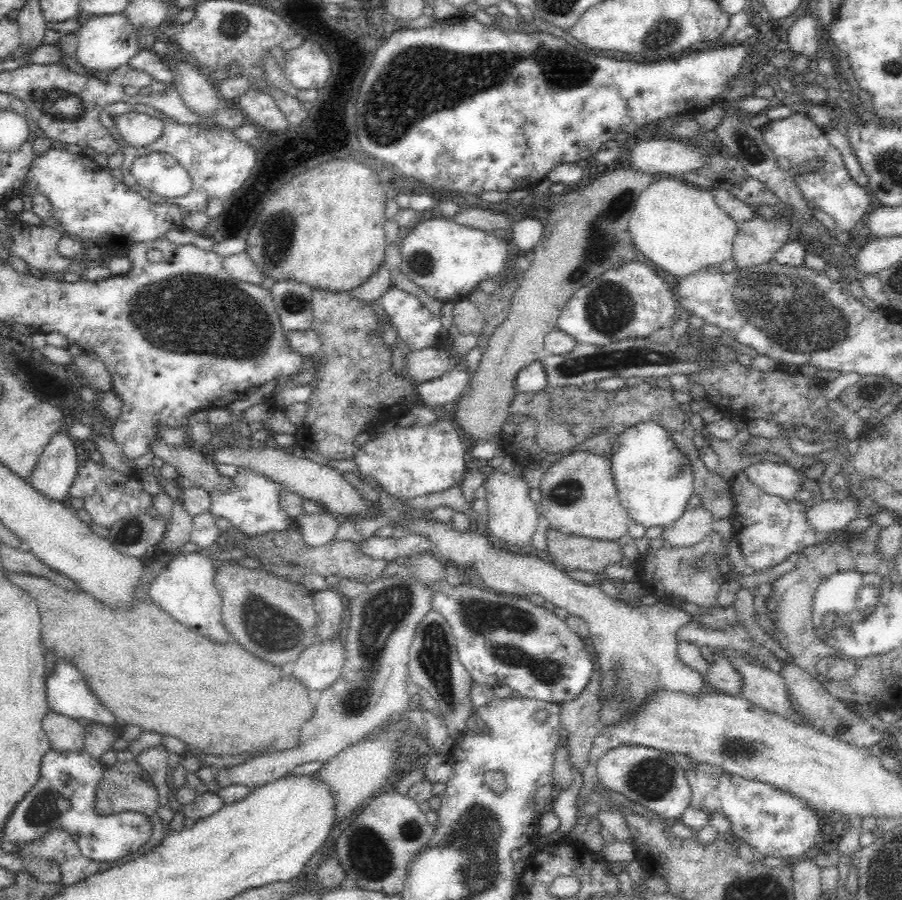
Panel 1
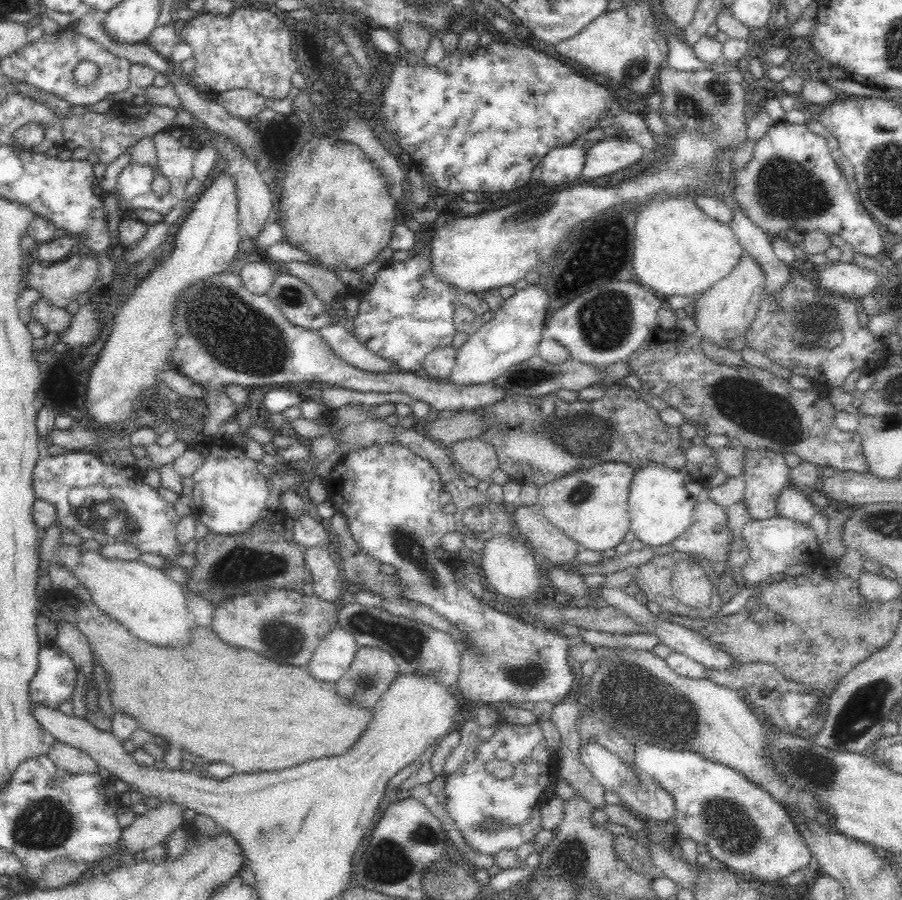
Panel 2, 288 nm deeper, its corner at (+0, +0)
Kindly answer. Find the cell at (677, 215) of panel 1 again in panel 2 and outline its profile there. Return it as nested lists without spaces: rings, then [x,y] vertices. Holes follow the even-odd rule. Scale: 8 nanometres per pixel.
[[[692,196],[648,202],[648,206],[638,214],[634,240],[634,280],[654,294],[666,298],[694,298],[694,294],[708,292],[718,280],[730,276],[746,252],[732,228],[704,216],[696,208]]]

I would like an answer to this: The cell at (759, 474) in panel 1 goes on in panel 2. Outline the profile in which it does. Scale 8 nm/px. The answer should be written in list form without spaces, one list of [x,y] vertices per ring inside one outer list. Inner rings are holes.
[[[786,486],[784,492],[778,496],[776,512],[778,512],[778,516],[782,516],[786,520],[794,520],[804,526],[810,526],[812,518],[820,510],[816,506],[812,506],[810,498],[806,496],[806,490],[792,490],[790,486]]]

